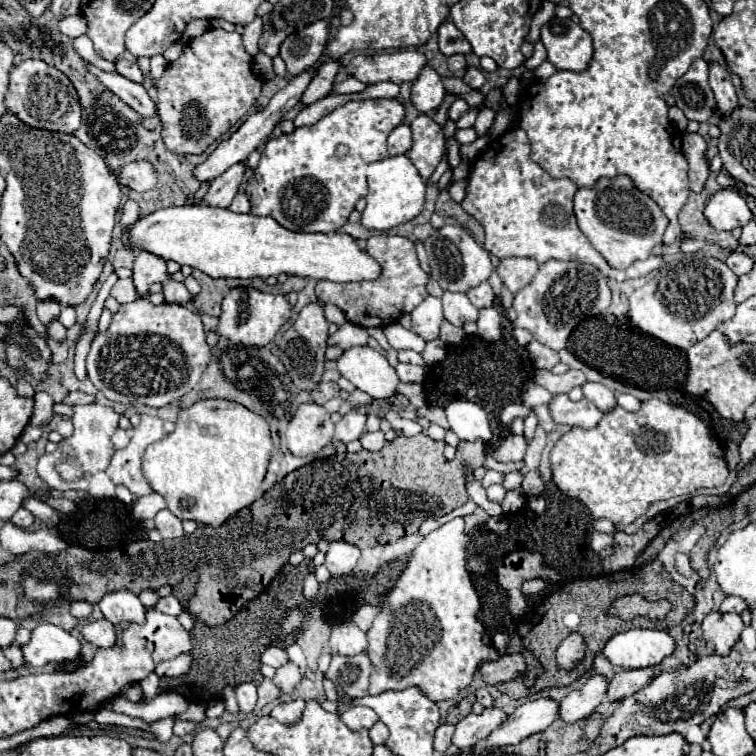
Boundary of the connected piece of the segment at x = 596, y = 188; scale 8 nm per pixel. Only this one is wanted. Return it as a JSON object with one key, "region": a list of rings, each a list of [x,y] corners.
{"region":[[[617,175],[613,179],[599,179],[593,187],[581,187],[575,193],[575,217],[583,235],[603,255],[613,269],[627,269],[639,259],[647,259],[651,249],[663,241],[667,217],[659,205],[639,191],[631,177]]]}

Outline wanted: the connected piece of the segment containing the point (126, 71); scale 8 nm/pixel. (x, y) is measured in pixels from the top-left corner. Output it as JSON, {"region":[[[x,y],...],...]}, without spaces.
{"region":[[[119,59],[119,61],[115,63],[115,67],[117,67],[117,73],[119,73],[119,75],[123,75],[123,77],[127,77],[127,79],[131,79],[131,81],[143,83],[143,75],[141,75],[141,71],[139,71],[139,67],[137,67],[135,63],[125,61],[125,59]]]}

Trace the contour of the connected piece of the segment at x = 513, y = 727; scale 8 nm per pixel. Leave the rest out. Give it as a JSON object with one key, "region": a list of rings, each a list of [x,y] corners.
{"region":[[[551,697],[527,701],[513,715],[509,715],[507,721],[499,725],[499,729],[495,729],[491,737],[487,737],[487,741],[475,745],[473,751],[489,749],[495,745],[517,745],[525,737],[547,729],[557,717],[559,717],[559,701]]]}

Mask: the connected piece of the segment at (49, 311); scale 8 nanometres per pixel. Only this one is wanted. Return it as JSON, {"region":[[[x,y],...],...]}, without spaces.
{"region":[[[41,299],[41,301],[37,301],[37,315],[47,325],[53,317],[59,315],[61,307],[63,305],[59,301],[55,301],[55,299]]]}

